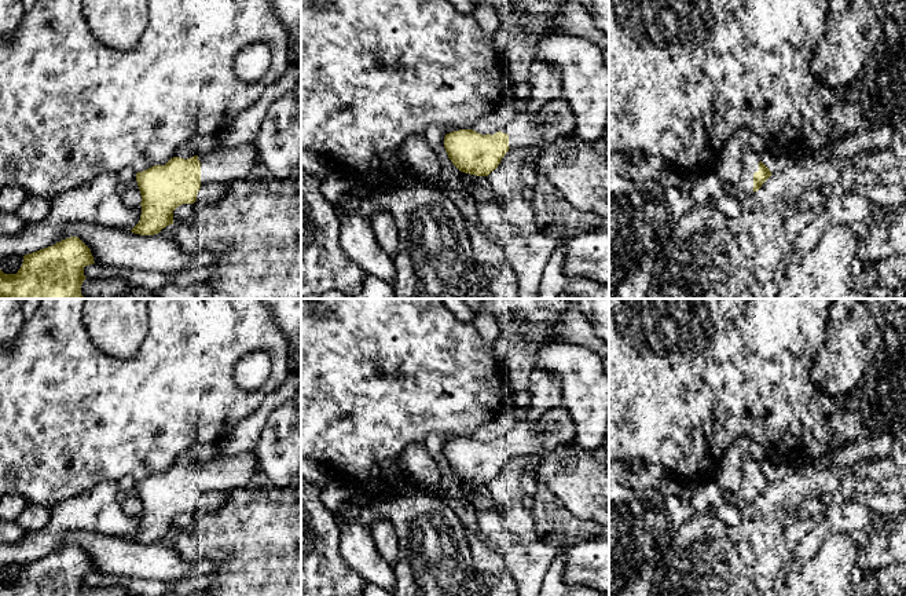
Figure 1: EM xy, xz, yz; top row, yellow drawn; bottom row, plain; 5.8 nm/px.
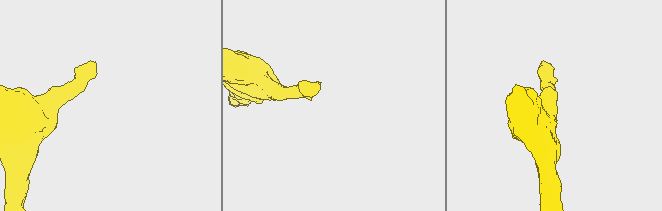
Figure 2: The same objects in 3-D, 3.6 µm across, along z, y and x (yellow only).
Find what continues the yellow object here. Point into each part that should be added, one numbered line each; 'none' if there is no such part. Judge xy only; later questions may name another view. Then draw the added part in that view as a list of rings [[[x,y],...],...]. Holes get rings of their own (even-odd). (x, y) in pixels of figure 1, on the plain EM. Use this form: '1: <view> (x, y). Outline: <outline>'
1: xy (224, 472). Outline: [[[256,451],[220,453],[205,462],[198,461],[197,464],[201,471],[201,494],[210,490],[227,493],[235,487],[245,487],[260,471]]]

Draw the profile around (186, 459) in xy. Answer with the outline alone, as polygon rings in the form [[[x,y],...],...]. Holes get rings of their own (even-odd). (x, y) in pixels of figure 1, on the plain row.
[[[186,450],[177,456],[173,465],[180,465],[180,467],[187,468],[197,462],[198,462],[198,458],[197,458],[194,450]]]

